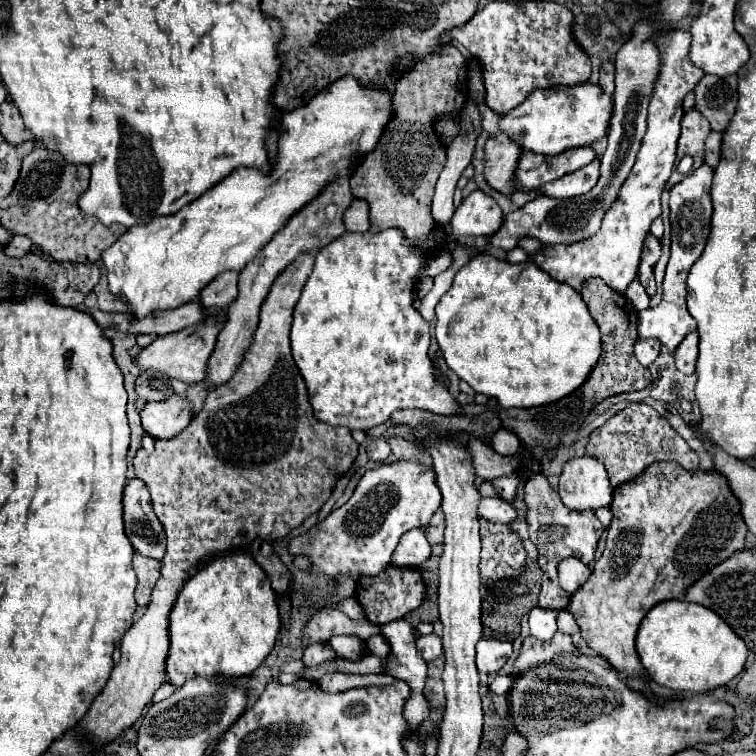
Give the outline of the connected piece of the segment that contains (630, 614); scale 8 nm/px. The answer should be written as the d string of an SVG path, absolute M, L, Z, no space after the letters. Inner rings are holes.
M652 463L636 479L616 487L610 509L614 517L608 527L604 553L596 561L588 583L572 595L568 611L580 625L580 633L588 647L602 655L620 673L620 677L628 681L630 689L644 693L650 701L656 701L656 695L648 687L646 671L640 665L634 647L634 637L640 621L660 601L684 597L690 585L708 573L708 569L716 567L720 561L726 561L732 557L732 553L744 549L748 527L740 513L740 501L732 493L722 473L700 469L686 471L676 463Z

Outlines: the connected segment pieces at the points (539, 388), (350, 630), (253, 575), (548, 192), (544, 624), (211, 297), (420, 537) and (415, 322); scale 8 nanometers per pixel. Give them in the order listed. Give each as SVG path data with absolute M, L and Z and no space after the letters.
M480 253L476 257L472 257L472 261L468 261L468 265L464 265L456 277L452 287L448 289L448 293L442 295L440 303L436 305L436 339L440 345L440 351L444 355L446 365L460 377L464 379L476 393L494 397L502 407L538 407L538 405L546 405L552 401L558 401L560 397L566 397L568 393L572 393L574 389L578 389L588 375L592 373L592 369L596 367L598 359L600 359L600 331L596 321L590 317L586 303L582 301L582 297L566 283L558 283L554 281L546 271L540 269L532 261L522 263L506 263L502 259L496 259L492 255Z
M326 607L312 615L304 631L304 643L328 643L332 635L360 635L362 640L366 640L372 635L380 635L380 628L367 619L354 621L346 613Z
M232 551L220 555L204 565L178 593L176 605L170 615L170 653L166 661L168 679L174 687L180 687L188 677L216 677L238 679L258 669L270 655L280 629L280 615L276 609L276 593L268 581L268 575L246 551Z
M594 159L592 163L584 165L576 173L564 175L544 185L544 189L540 189L538 193L546 197L554 197L554 199L572 199L572 197L586 195L598 183L598 179L600 179L600 161Z
M532 609L530 611L530 633L542 641L552 639L556 633L556 617L560 609Z
M226 271L218 275L206 289L200 293L200 303L206 309L220 309L230 305L238 295L238 273Z
M410 529L400 539L392 555L392 563L398 567L418 567L430 557L430 551L432 547L424 535L424 529Z
M384 229L378 233L344 233L338 241L328 243L316 255L314 269L302 289L302 297L294 307L294 323L290 331L290 347L296 367L304 377L310 405L318 421L332 427L348 427L350 431L368 431L398 409L424 409L436 415L460 415L458 401L450 391L434 379L432 361L428 357L430 327L428 321L412 307L414 277L422 263L440 249L434 233L422 251L412 249L400 229Z

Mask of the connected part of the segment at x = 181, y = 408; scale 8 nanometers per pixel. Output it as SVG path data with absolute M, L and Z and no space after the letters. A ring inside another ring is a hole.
M172 395L168 401L152 401L142 409L142 427L154 439L168 439L180 433L192 421L192 403L182 395Z

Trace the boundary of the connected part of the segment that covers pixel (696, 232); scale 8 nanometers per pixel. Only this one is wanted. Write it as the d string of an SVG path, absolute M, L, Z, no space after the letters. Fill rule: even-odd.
M702 165L690 175L686 175L680 183L670 189L670 221L672 221L672 253L666 267L664 277L664 293L662 301L654 309L640 311L638 321L638 337L654 337L670 351L676 351L680 341L690 333L696 331L696 321L690 317L686 309L686 277L690 267L700 259L704 251L704 243L710 233L710 215L712 215L712 201L710 201L710 185L712 185L712 167Z

